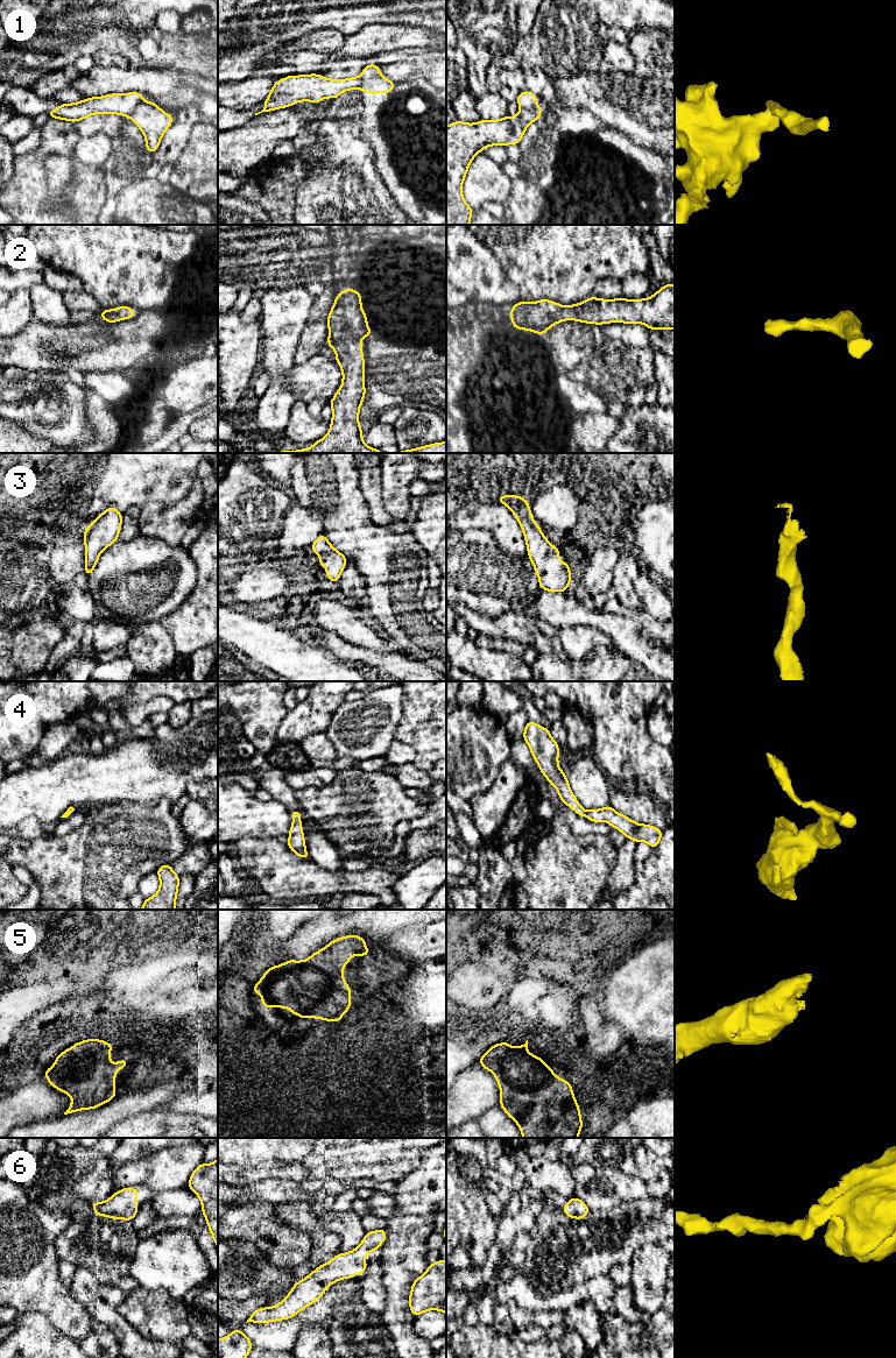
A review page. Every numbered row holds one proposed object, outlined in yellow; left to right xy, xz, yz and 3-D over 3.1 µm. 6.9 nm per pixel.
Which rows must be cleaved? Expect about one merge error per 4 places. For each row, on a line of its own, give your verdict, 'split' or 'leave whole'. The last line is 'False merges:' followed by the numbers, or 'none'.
1: split
2: leave whole
3: leave whole
4: leave whole
5: leave whole
6: leave whole
False merges: 1

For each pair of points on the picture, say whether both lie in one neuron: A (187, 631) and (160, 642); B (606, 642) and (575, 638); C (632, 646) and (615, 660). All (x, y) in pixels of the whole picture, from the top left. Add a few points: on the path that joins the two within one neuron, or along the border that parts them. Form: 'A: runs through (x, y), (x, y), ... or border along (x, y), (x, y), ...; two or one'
A: border along (157, 622), (168, 634), (177, 653); two
B: runs through (598, 638), (583, 638); one
C: border along (615, 645), (635, 664); two

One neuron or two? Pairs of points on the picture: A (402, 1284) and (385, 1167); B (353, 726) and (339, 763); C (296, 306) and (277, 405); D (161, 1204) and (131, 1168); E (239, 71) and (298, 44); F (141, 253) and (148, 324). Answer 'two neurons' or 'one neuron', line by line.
A: two neurons
B: two neurons
C: one neuron
D: two neurons
E: two neurons
F: two neurons

